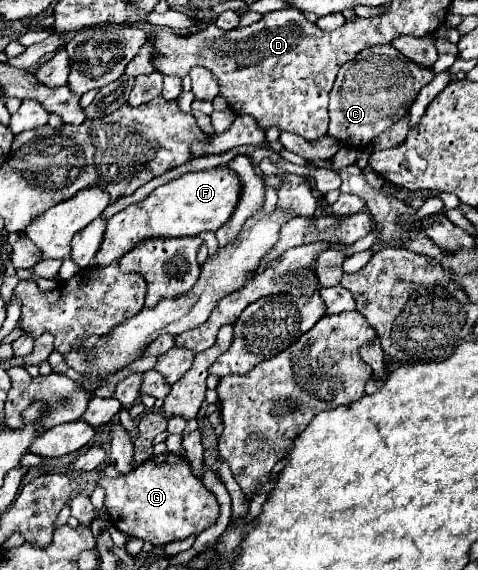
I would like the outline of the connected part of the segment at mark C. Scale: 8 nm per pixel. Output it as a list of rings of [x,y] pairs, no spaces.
[[[377,44],[375,48],[365,48],[353,60],[349,60],[337,74],[331,100],[329,100],[329,130],[327,134],[337,138],[347,148],[363,148],[373,142],[381,132],[399,122],[419,90],[433,80],[431,68],[421,68],[405,60],[391,44]]]

